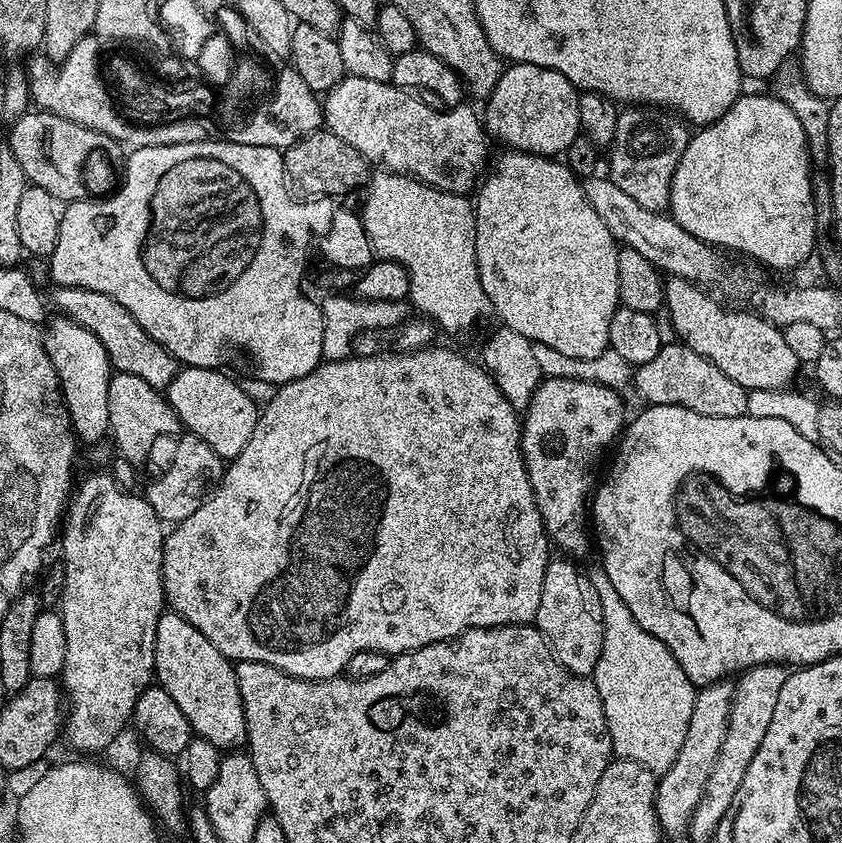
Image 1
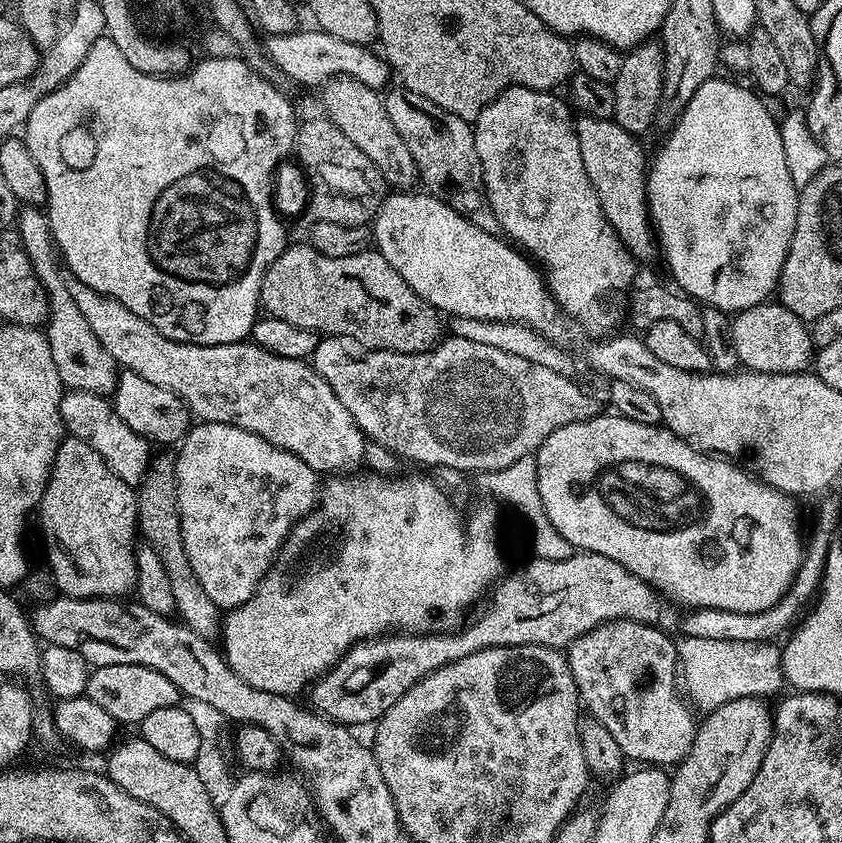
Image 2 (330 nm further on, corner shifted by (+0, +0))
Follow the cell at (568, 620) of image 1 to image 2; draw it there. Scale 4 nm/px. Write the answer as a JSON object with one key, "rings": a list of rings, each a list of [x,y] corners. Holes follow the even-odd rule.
{"rings":[[[611,620],[582,634],[566,649],[587,715],[602,722],[622,754],[640,766],[679,764],[690,750],[698,727],[689,701],[678,691],[676,645],[658,629],[656,624]]]}

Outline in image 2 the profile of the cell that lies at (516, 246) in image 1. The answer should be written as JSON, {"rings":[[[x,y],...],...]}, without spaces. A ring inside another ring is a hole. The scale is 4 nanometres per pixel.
{"rings":[[[507,88],[504,92],[498,94],[490,102],[481,114],[474,121],[474,131],[476,133],[476,149],[478,158],[482,162],[482,174],[484,175],[484,185],[486,194],[490,198],[490,206],[498,218],[503,235],[509,241],[515,242],[529,257],[534,258],[535,263],[542,269],[546,277],[548,289],[552,292],[553,298],[558,302],[558,306],[571,320],[573,320],[585,333],[589,332],[592,338],[607,338],[617,331],[620,323],[626,320],[626,296],[633,287],[632,279],[636,276],[637,261],[633,260],[627,248],[616,236],[616,231],[610,226],[602,206],[598,202],[598,194],[590,182],[589,175],[586,174],[586,166],[582,164],[582,150],[578,150],[578,138],[576,137],[576,126],[574,116],[568,113],[569,105],[556,97],[551,91],[540,91],[538,89],[528,88]]]}

